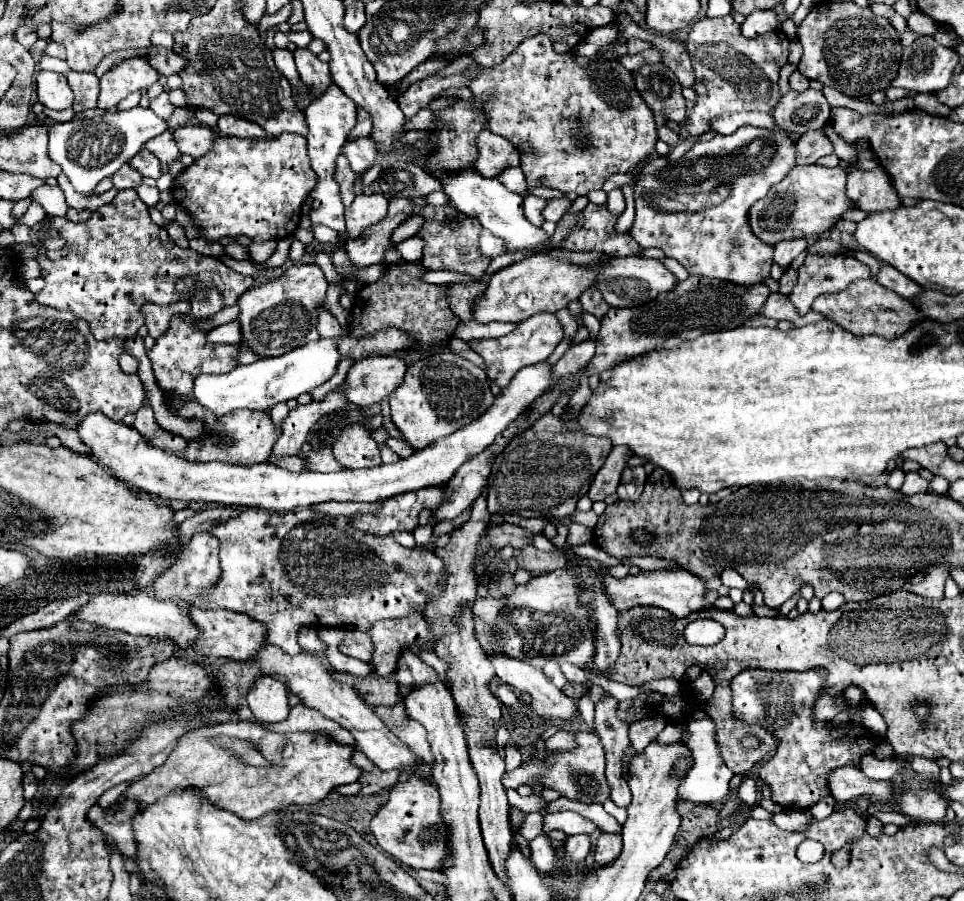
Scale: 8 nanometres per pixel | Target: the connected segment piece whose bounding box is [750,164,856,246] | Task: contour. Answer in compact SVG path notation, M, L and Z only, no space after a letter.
M820 164L810 166L794 166L790 176L786 176L778 184L778 216L750 216L752 232L766 244L774 246L782 240L794 238L822 238L840 218L844 212L854 210L856 206L846 196L846 176L848 170L842 166L826 168Z

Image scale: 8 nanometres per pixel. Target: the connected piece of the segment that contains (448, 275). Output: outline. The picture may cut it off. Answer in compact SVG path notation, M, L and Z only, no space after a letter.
M428 272L422 276L424 282L430 282L430 284L448 284L448 282L466 282L466 280L472 280L470 276L462 276L462 274L456 274L456 272Z

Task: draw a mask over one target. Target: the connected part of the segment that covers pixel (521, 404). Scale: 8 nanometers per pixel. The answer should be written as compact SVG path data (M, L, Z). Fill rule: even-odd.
M534 364L534 368L522 368L518 376L510 382L510 388L504 388L494 404L474 422L462 428L462 432L454 432L454 436L446 436L422 452L414 452L408 458L402 458L396 464L382 464L382 468L362 468L362 470L340 470L332 474L322 472L302 472L294 474L274 464L256 464L256 466L234 466L224 462L190 462L178 454L166 452L162 448L150 446L132 426L124 422L114 422L104 418L100 412L86 416L86 420L78 426L80 440L92 448L94 456L100 464L108 466L116 478L138 486L152 496L162 498L178 498L184 502L218 502L224 506L254 506L272 512L290 512L298 506L314 506L320 502L378 502L398 494L416 492L428 486L444 486L450 476L470 458L486 450L498 434L506 430L506 426L518 418L548 386L550 386L550 370L552 366Z

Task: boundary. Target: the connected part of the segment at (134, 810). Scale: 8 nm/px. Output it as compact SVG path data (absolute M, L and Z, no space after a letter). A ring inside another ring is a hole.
M128 800L122 810L108 812L106 808L92 806L88 812L88 820L94 822L102 832L110 834L114 838L116 848L130 860L136 860L136 838L132 830L132 820L138 814L138 804Z

